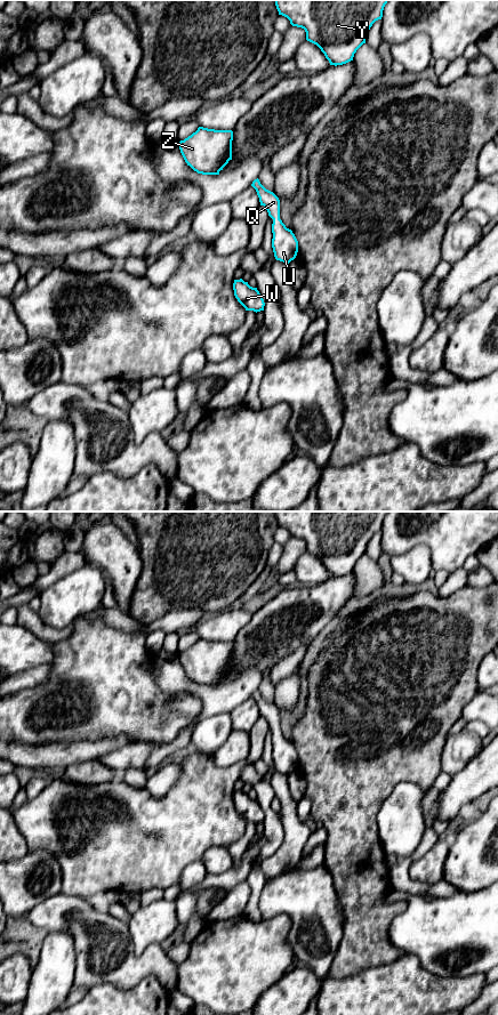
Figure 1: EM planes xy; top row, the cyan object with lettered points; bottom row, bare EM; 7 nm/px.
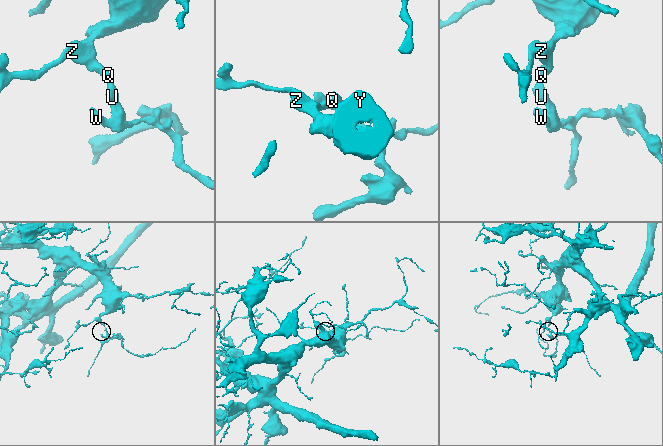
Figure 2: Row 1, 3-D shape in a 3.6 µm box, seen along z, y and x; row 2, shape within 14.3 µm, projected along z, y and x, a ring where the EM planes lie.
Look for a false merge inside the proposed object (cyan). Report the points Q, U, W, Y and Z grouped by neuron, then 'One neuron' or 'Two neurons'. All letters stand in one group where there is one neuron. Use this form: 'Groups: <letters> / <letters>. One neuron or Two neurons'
Groups: Q U W Y Z. One neuron

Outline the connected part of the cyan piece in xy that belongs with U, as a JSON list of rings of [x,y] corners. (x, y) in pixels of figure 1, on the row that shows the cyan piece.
[[[255,179],[251,186],[256,190],[260,206],[264,206],[268,216],[273,219],[272,224],[272,248],[276,260],[289,264],[298,252],[298,241],[291,229],[287,228],[280,219],[280,200],[271,191],[266,190]]]

